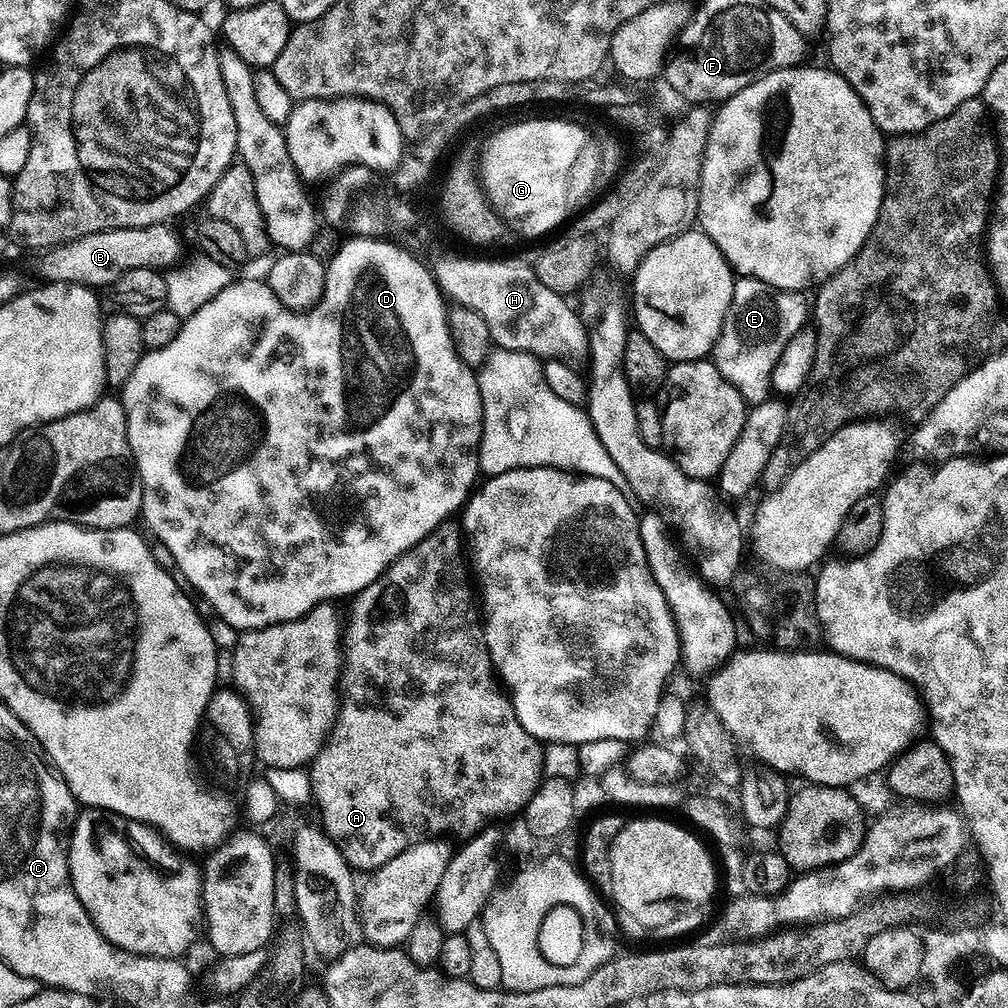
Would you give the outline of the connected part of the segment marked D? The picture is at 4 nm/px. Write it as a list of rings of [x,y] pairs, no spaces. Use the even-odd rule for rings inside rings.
[[[352,238],[352,239],[349,239],[349,240],[351,240],[351,241],[350,241],[350,242],[349,242],[349,244],[347,244],[347,242],[344,242],[344,243],[341,243],[341,244],[340,244],[340,246],[339,246],[339,248],[338,248],[338,250],[337,250],[337,252],[336,252],[336,253],[334,253],[334,254],[333,254],[333,256],[332,256],[332,258],[331,258],[331,259],[330,259],[330,260],[328,260],[328,261],[327,261],[327,264],[326,264],[326,282],[325,282],[325,283],[324,283],[324,293],[323,293],[323,294],[322,294],[322,298],[321,298],[321,299],[320,299],[320,300],[319,300],[319,301],[318,301],[318,303],[317,303],[317,304],[315,304],[315,306],[314,306],[314,307],[313,307],[313,308],[308,308],[308,309],[307,309],[307,310],[305,310],[305,311],[304,311],[304,312],[290,312],[290,311],[287,311],[287,310],[275,310],[275,311],[276,311],[276,312],[268,312],[268,300],[269,300],[269,304],[270,304],[270,296],[269,296],[269,293],[268,293],[268,292],[267,292],[267,291],[264,291],[264,290],[261,290],[261,292],[256,292],[256,284],[255,284],[255,282],[254,282],[254,281],[252,281],[252,280],[240,280],[240,278],[236,278],[236,279],[233,279],[233,281],[232,281],[232,284],[231,284],[231,285],[230,285],[230,286],[226,286],[226,290],[222,290],[222,291],[221,291],[221,292],[220,292],[220,293],[219,293],[219,294],[218,294],[218,295],[217,295],[217,296],[215,296],[215,297],[214,297],[214,298],[210,298],[210,302],[206,302],[206,306],[202,306],[202,310],[198,310],[198,311],[197,311],[197,312],[196,312],[196,313],[194,313],[194,314],[193,314],[193,316],[190,316],[190,317],[187,317],[187,319],[185,319],[185,320],[184,320],[184,321],[183,321],[183,323],[181,323],[181,325],[180,325],[180,329],[179,329],[179,330],[178,330],[178,338],[174,338],[174,342],[170,342],[170,346],[166,346],[166,347],[165,347],[165,348],[153,348],[153,349],[151,349],[151,350],[148,350],[148,351],[145,351],[145,354],[144,354],[144,356],[143,356],[143,358],[142,358],[142,359],[141,359],[141,360],[140,360],[140,361],[139,361],[139,362],[138,362],[138,366],[134,366],[134,370],[133,370],[133,371],[132,371],[132,373],[131,373],[131,374],[130,374],[130,378],[129,378],[129,379],[128,379],[128,380],[127,380],[127,381],[126,381],[126,382],[125,382],[125,384],[124,384],[124,385],[122,385],[122,391],[121,391],[121,392],[124,392],[124,393],[122,393],[122,394],[120,394],[120,393],[119,393],[119,396],[118,396],[118,399],[119,399],[119,401],[120,401],[120,403],[121,403],[121,404],[123,404],[123,405],[124,405],[124,413],[125,413],[125,414],[126,414],[126,434],[127,434],[127,435],[128,435],[128,441],[129,441],[129,442],[130,442],[130,450],[131,450],[131,451],[132,451],[132,457],[133,457],[133,458],[134,458],[134,462],[135,462],[135,463],[136,463],[136,473],[138,473],[138,475],[139,475],[139,476],[140,476],[140,480],[141,480],[141,481],[142,481],[142,483],[143,483],[143,484],[144,484],[144,489],[143,489],[143,490],[142,490],[142,506],[141,506],[141,507],[140,507],[140,510],[141,510],[141,513],[142,513],[142,520],[145,520],[145,522],[146,522],[146,523],[148,523],[148,528],[149,528],[149,530],[150,530],[150,531],[152,531],[152,532],[153,532],[153,534],[154,534],[154,535],[156,535],[156,536],[157,536],[157,538],[158,538],[158,539],[160,539],[160,540],[161,540],[161,542],[162,542],[162,543],[164,543],[164,548],[165,548],[165,550],[166,550],[166,551],[168,551],[168,552],[169,552],[169,554],[170,554],[170,555],[172,555],[172,560],[173,560],[173,562],[174,562],[174,563],[176,563],[176,568],[177,568],[177,569],[176,569],[176,568],[175,568],[175,571],[176,571],[176,572],[177,572],[177,573],[179,573],[179,575],[180,575],[180,576],[181,576],[181,577],[183,577],[183,579],[184,579],[184,580],[185,580],[185,581],[187,581],[187,580],[186,580],[186,579],[188,579],[188,580],[189,580],[189,582],[190,582],[190,583],[192,583],[192,584],[193,584],[193,586],[194,586],[194,587],[196,587],[196,588],[197,588],[197,590],[198,590],[198,591],[200,591],[200,592],[201,592],[201,594],[202,594],[202,595],[204,595],[204,596],[205,596],[205,598],[206,598],[206,599],[208,599],[208,604],[209,604],[209,606],[210,606],[210,607],[212,607],[212,608],[213,608],[213,610],[214,610],[214,611],[216,611],[216,612],[217,612],[217,614],[218,614],[218,615],[220,615],[220,616],[221,616],[221,618],[222,618],[222,619],[224,619],[224,620],[225,620],[225,622],[226,622],[226,623],[228,623],[228,624],[229,624],[229,626],[230,626],[230,627],[232,627],[232,628],[236,628],[236,629],[235,629],[235,630],[247,630],[247,629],[249,629],[249,628],[265,628],[265,627],[266,627],[266,626],[270,626],[270,625],[271,625],[271,624],[277,624],[277,623],[278,623],[278,622],[290,622],[290,621],[291,621],[291,620],[293,620],[293,619],[294,619],[294,618],[302,618],[302,617],[303,617],[303,616],[304,616],[304,615],[306,615],[306,614],[307,614],[307,613],[308,613],[308,612],[309,612],[309,610],[310,610],[310,609],[312,609],[312,608],[313,608],[313,607],[314,607],[314,606],[318,606],[318,605],[319,605],[319,604],[322,604],[322,603],[325,603],[325,602],[340,602],[340,599],[342,599],[342,598],[343,598],[343,596],[345,596],[345,598],[351,598],[351,597],[353,597],[353,596],[355,596],[355,595],[356,595],[356,593],[357,593],[357,592],[360,592],[360,591],[362,591],[362,589],[364,589],[364,588],[365,588],[365,587],[366,587],[366,586],[370,586],[370,582],[374,582],[374,581],[375,581],[375,580],[377,580],[377,578],[378,578],[378,577],[379,577],[379,576],[381,576],[381,575],[382,575],[382,573],[384,573],[384,572],[385,572],[385,570],[386,570],[386,569],[387,569],[387,568],[388,568],[388,567],[389,567],[389,566],[390,566],[390,565],[392,565],[392,564],[393,564],[393,563],[394,563],[394,561],[395,561],[395,560],[396,560],[396,559],[398,559],[398,557],[399,557],[399,556],[400,556],[400,555],[402,555],[402,553],[403,553],[403,552],[405,552],[405,551],[406,551],[406,550],[410,550],[410,549],[411,549],[411,548],[412,548],[412,547],[413,547],[413,546],[415,546],[415,545],[416,545],[416,544],[417,544],[417,543],[418,543],[418,542],[422,542],[422,538],[426,538],[426,537],[427,537],[427,536],[429,536],[429,535],[430,535],[430,533],[431,533],[431,532],[432,532],[432,531],[434,531],[434,529],[436,529],[436,527],[438,527],[438,525],[439,525],[439,524],[442,524],[442,523],[445,523],[445,521],[447,521],[447,520],[448,520],[448,519],[449,519],[449,518],[452,518],[452,517],[455,517],[455,516],[452,516],[452,515],[454,515],[454,514],[455,514],[455,512],[456,512],[456,515],[457,515],[457,513],[459,513],[459,512],[460,512],[460,511],[461,511],[461,509],[463,509],[463,507],[464,507],[464,505],[465,505],[465,504],[467,504],[467,503],[468,503],[468,498],[469,498],[469,496],[471,496],[471,495],[472,495],[472,493],[473,493],[473,491],[474,491],[474,489],[475,489],[475,488],[476,488],[476,487],[477,487],[477,484],[478,484],[478,479],[477,479],[477,480],[476,480],[476,476],[477,476],[477,477],[479,477],[479,476],[480,476],[480,475],[481,475],[481,471],[480,471],[480,450],[479,450],[479,446],[480,446],[480,439],[481,439],[481,438],[482,438],[482,430],[483,430],[483,429],[484,429],[484,415],[483,415],[483,414],[482,414],[482,394],[481,394],[481,393],[480,393],[480,381],[479,381],[479,379],[478,379],[478,376],[477,376],[477,373],[476,373],[476,372],[475,372],[475,371],[473,371],[473,369],[471,369],[471,368],[469,368],[469,367],[468,367],[468,365],[467,365],[467,364],[465,364],[465,362],[464,362],[464,359],[463,359],[463,358],[461,358],[461,356],[460,356],[460,355],[459,355],[459,354],[458,354],[458,353],[456,353],[456,347],[455,347],[455,346],[454,346],[454,345],[452,345],[452,335],[451,335],[451,334],[450,334],[450,330],[449,330],[449,329],[448,329],[448,308],[447,308],[447,307],[446,307],[446,300],[445,300],[445,297],[444,297],[444,296],[443,296],[443,295],[442,295],[442,291],[441,291],[441,289],[440,289],[440,287],[439,287],[439,285],[438,285],[438,284],[437,284],[437,282],[436,282],[436,277],[435,277],[435,275],[434,275],[434,272],[433,272],[433,269],[432,269],[432,268],[430,268],[430,269],[428,269],[428,268],[427,268],[427,266],[426,266],[426,265],[424,265],[424,264],[423,264],[423,262],[422,262],[422,261],[420,261],[420,260],[419,260],[419,258],[418,258],[418,257],[416,257],[416,256],[418,256],[418,255],[416,255],[416,254],[413,254],[413,253],[412,253],[412,252],[411,252],[411,251],[408,251],[408,250],[407,250],[407,249],[406,249],[406,248],[404,248],[404,247],[401,247],[401,246],[400,246],[400,244],[399,244],[399,243],[396,243],[396,242],[393,242],[393,244],[387,244],[387,242],[386,242],[386,241],[387,241],[387,239],[384,239],[384,238],[377,238],[377,239],[365,239],[365,238]]]

